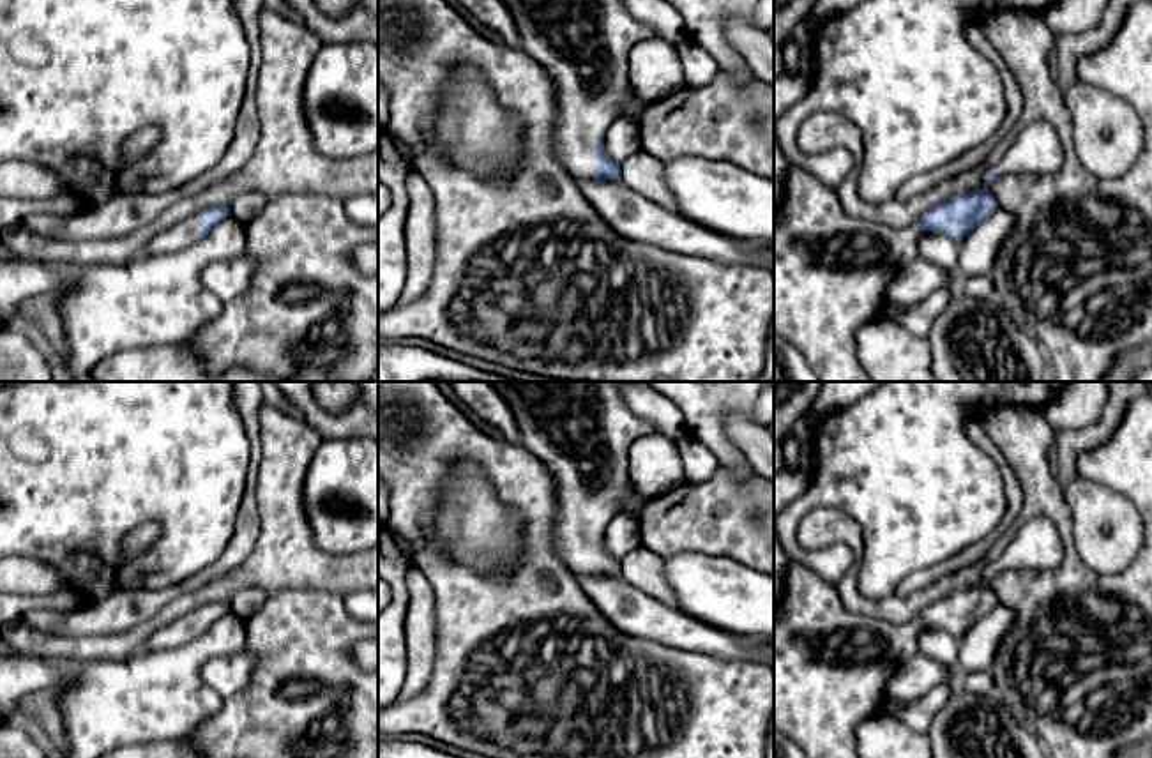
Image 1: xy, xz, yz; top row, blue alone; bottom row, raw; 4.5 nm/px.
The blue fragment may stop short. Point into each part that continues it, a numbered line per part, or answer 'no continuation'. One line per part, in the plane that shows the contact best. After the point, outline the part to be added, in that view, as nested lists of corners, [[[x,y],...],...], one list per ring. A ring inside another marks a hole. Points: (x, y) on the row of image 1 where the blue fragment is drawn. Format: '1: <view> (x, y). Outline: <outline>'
1: xz (583, 45). Outline: [[[502,0],[516,23],[521,49],[539,62],[557,88],[558,115],[553,124],[555,154],[576,180],[595,178],[597,141],[622,117],[622,106],[636,94],[629,74],[629,51],[641,41],[654,39],[656,32],[638,21],[622,0]],[[636,94],[638,95],[638,94]]]

